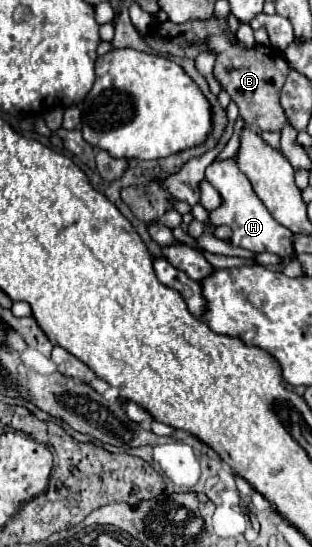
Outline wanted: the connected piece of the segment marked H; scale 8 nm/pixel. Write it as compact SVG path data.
M234 158L214 160L208 170L210 170L210 174L206 180L224 196L224 204L220 206L220 212L210 212L210 224L212 226L230 226L232 228L232 238L230 238L232 246L240 246L240 248L246 248L252 252L272 252L282 258L286 258L286 256L292 258L294 256L292 232L274 220L274 216L268 212L268 208L262 204L262 200L252 190L252 184L246 178L246 174L242 174L238 170L236 160Z

